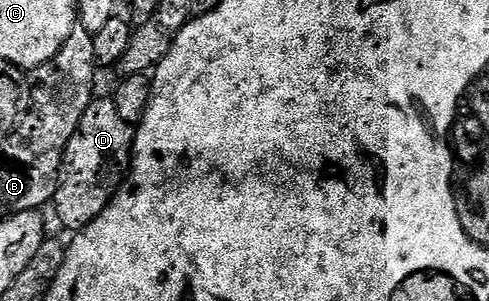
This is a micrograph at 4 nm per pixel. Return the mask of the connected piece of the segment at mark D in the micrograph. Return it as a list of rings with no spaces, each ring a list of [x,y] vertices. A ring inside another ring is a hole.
[[[91,99],[90,105],[84,110],[84,114],[76,126],[76,134],[72,134],[66,147],[62,168],[58,172],[59,184],[54,191],[55,197],[61,198],[65,194],[66,183],[69,182],[70,176],[83,176],[86,180],[99,176],[106,183],[106,189],[96,193],[94,200],[98,203],[99,209],[107,208],[110,199],[116,195],[127,179],[130,162],[134,155],[135,131],[135,125],[124,122],[124,118],[120,118],[113,99]]]

